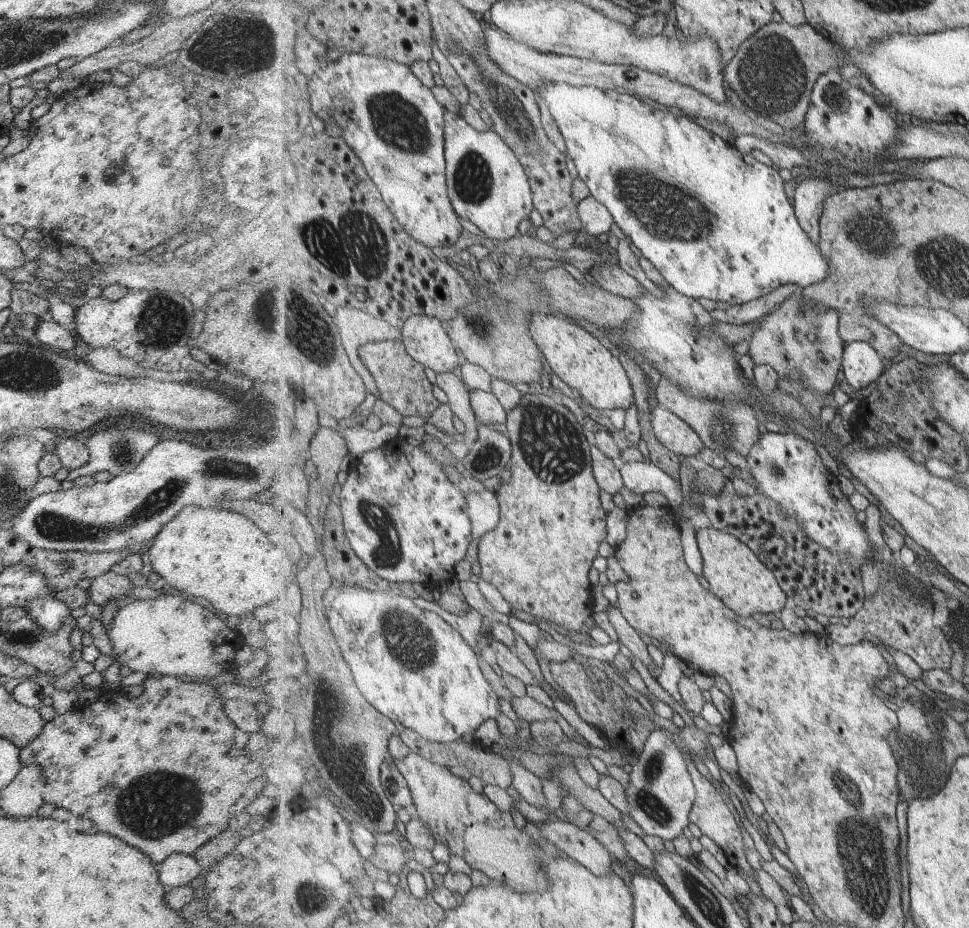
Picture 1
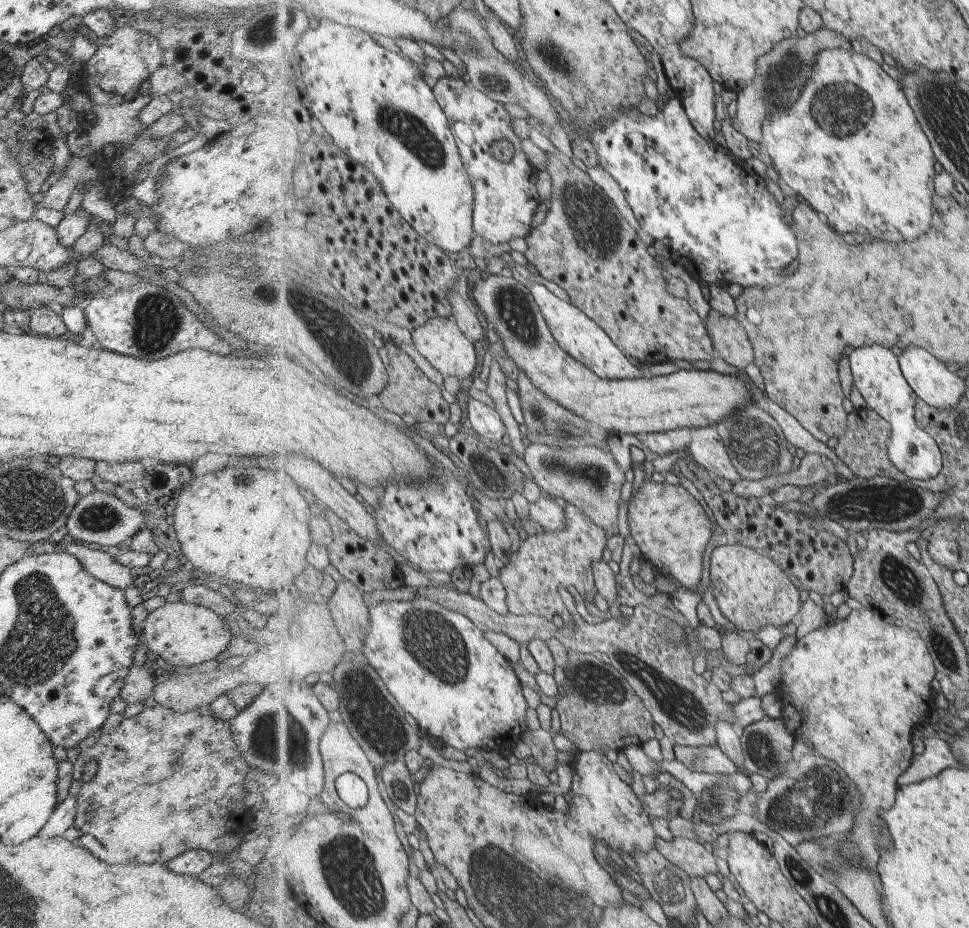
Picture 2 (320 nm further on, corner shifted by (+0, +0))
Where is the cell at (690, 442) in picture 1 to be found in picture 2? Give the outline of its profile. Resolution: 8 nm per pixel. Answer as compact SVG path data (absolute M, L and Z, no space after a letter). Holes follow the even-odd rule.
M700 427L691 430L691 442L687 451L701 467L731 483L741 480L741 474L731 462L731 456L717 432L717 428Z

